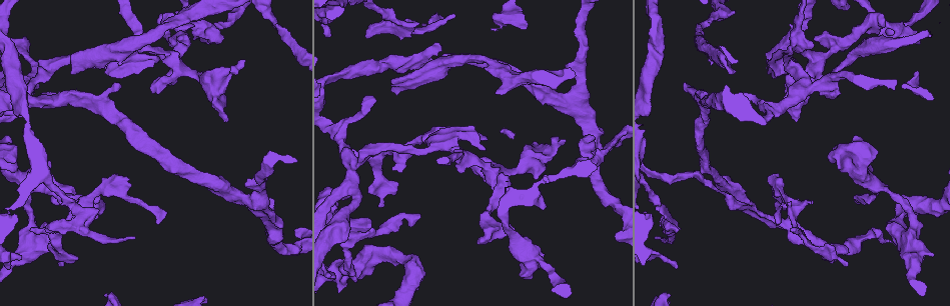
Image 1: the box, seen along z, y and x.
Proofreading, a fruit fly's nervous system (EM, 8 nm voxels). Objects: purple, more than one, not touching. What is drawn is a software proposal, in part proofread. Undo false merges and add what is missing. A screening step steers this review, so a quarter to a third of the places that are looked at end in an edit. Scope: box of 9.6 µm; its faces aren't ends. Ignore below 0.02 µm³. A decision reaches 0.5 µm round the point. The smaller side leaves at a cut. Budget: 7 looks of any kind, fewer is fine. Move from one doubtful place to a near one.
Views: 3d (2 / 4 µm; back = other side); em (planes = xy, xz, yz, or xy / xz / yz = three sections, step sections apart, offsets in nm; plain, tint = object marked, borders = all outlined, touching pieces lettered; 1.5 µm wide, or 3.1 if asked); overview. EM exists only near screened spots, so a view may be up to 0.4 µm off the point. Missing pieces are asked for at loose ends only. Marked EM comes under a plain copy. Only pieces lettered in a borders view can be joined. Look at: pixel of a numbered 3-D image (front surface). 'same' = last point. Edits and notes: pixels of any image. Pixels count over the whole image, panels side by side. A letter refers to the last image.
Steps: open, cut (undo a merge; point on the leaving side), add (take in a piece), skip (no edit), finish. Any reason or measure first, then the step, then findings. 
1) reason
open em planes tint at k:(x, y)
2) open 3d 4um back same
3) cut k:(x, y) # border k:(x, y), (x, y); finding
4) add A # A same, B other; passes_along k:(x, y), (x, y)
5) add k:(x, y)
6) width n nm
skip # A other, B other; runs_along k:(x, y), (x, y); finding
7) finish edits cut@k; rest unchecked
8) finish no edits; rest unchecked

branch stops here
open 3d 4um at 1:(97, 199)

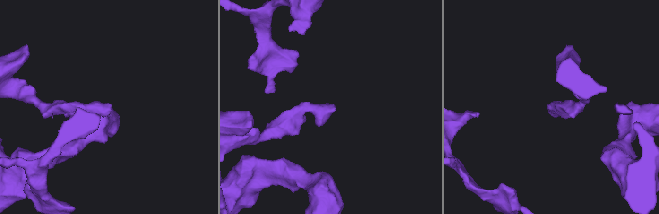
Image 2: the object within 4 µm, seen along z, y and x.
now the EM
open em yz step 8 borders at 2:(553, 113)

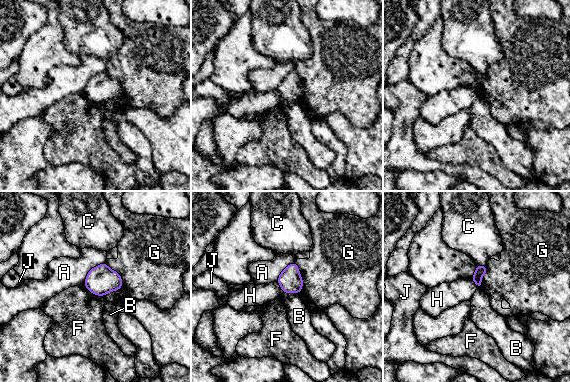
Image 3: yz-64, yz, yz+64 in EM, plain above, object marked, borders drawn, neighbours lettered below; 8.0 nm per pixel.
cut it another way
open em planes borders same

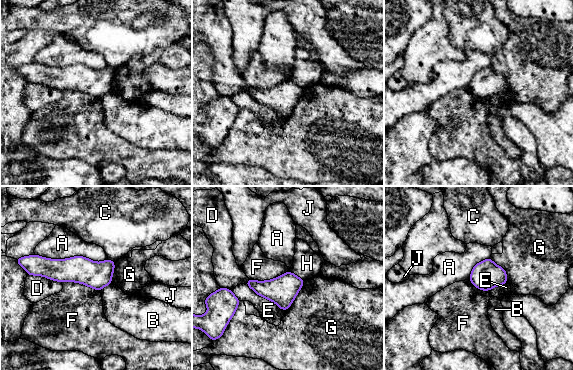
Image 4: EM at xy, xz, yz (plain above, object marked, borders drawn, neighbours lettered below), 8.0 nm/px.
longest_contact A 600 nm
skip # A other, B other, C other, D other, E other, F other, G other, H other, J other; border 4:(288, 270), (271, 279), (249, 279); no lettered piece goes on from it

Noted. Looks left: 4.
stops while still wide
open em planes borders at 1:(20, 259)

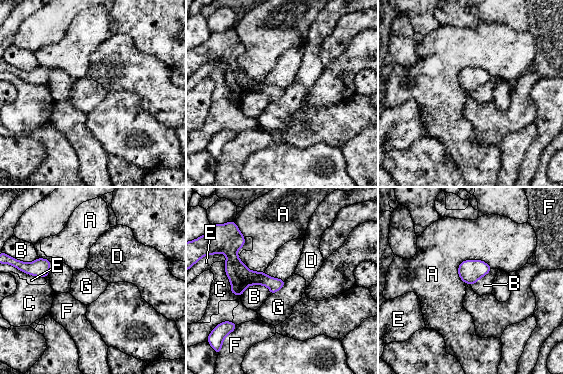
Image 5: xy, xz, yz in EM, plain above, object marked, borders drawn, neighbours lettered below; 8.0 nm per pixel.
skip # A other, B other, C other, D other, E other, F other, G other; runs_along 5:(231, 252), (248, 277), (281, 283); none of them fits

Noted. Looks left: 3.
stops while still wide
open em planes borders at 1:(225, 120)

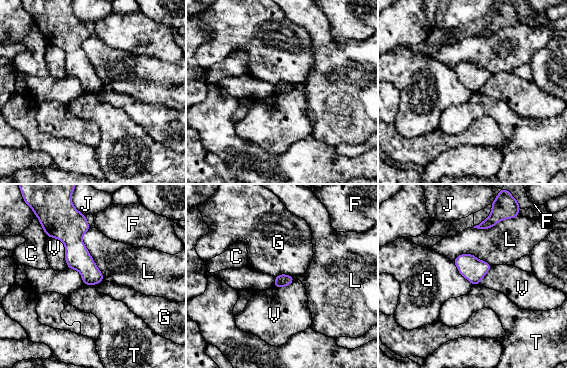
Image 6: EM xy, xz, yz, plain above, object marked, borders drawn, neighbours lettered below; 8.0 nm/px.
longest_contact L 440 nm
skip # C other, F other, G other, J other, L other, T other, V other; runs_along 6:(79, 221), (76, 255), (93, 282); none of them fits

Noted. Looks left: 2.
finish no edits; rest unchecked

